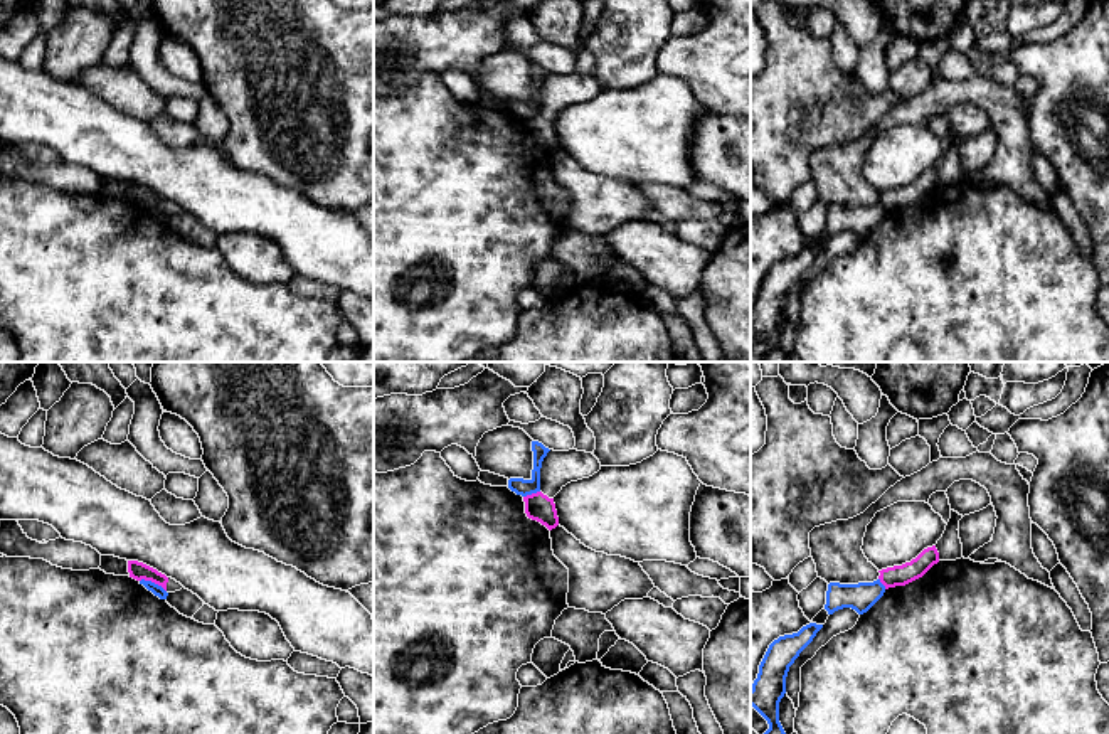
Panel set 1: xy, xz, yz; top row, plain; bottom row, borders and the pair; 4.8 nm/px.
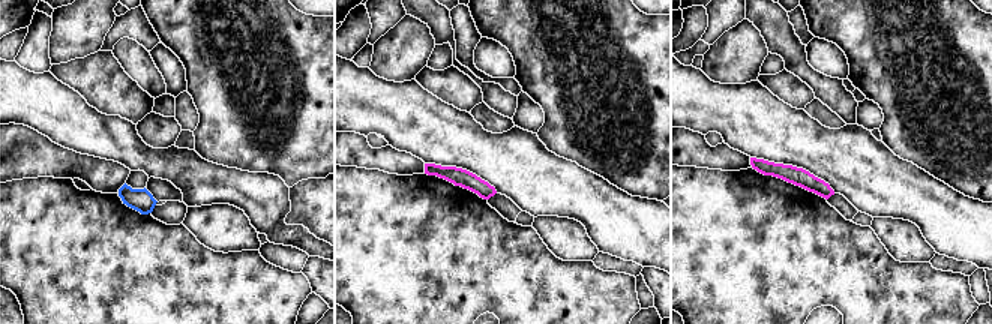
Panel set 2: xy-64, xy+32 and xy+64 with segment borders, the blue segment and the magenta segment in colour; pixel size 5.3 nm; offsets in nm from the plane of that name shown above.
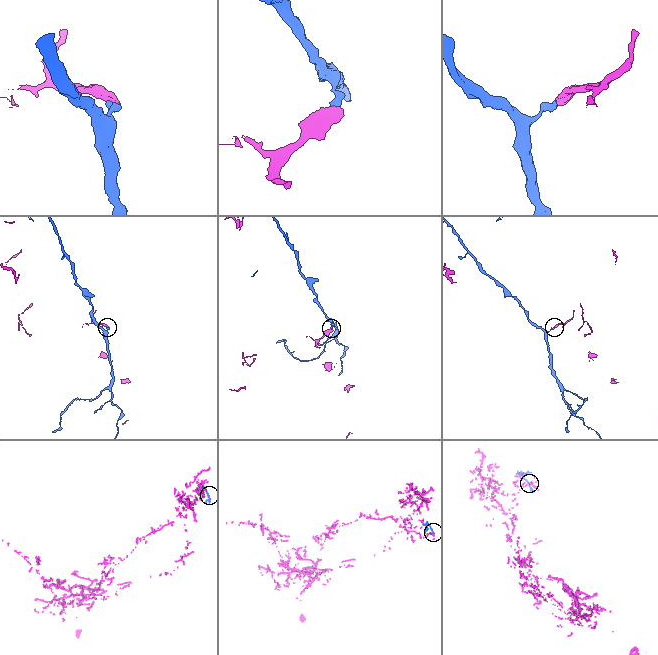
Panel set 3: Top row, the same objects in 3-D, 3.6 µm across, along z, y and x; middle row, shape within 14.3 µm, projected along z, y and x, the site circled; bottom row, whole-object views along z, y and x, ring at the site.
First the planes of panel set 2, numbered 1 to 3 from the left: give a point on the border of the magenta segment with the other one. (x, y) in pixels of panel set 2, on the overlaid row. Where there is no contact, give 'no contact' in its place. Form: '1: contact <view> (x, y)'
1: no contact
2: no contact
3: no contact

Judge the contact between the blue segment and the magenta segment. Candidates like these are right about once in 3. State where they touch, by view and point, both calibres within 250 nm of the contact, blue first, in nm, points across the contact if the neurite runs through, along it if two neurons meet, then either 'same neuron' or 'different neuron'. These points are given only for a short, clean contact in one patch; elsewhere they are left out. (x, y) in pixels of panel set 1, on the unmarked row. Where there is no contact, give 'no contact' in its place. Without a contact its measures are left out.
meets blue in xy at (153, 206); 50 nm thick on the blue side, 90 nm on the other; border along xy (140, 202), (150, 202), (165, 214); different neuron

